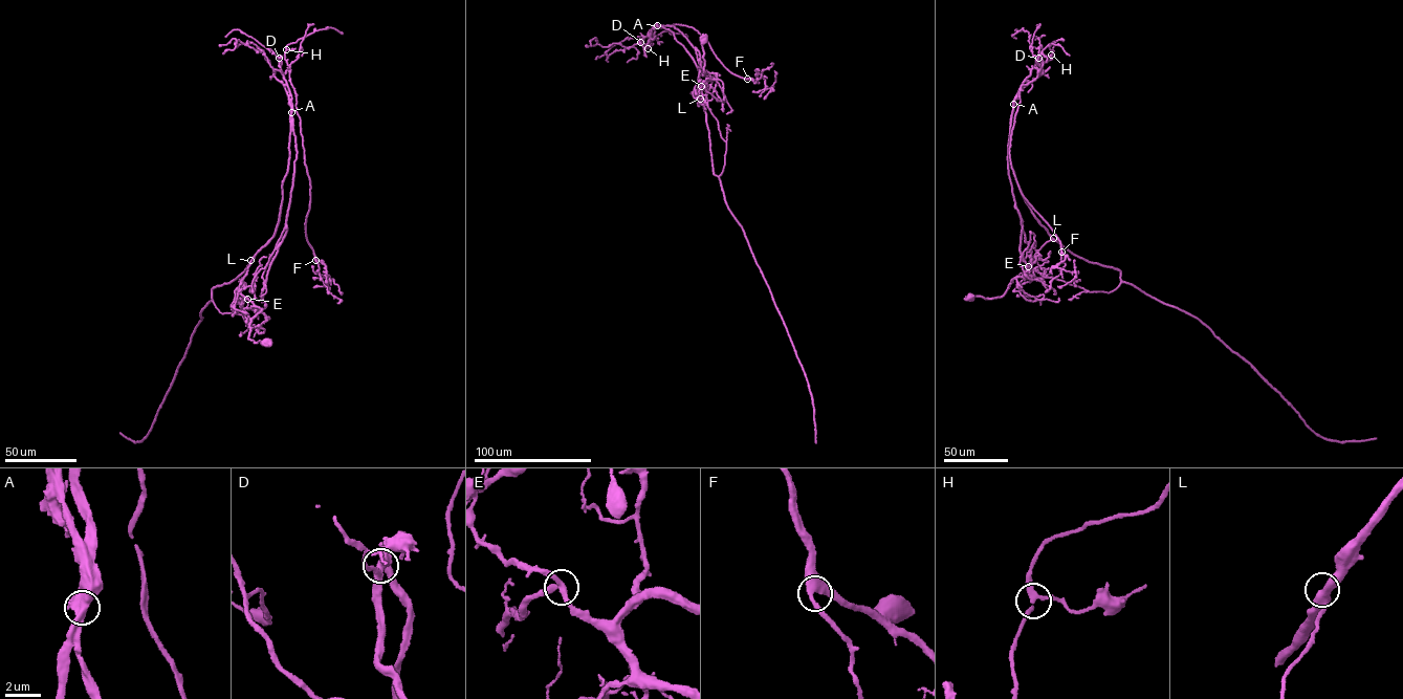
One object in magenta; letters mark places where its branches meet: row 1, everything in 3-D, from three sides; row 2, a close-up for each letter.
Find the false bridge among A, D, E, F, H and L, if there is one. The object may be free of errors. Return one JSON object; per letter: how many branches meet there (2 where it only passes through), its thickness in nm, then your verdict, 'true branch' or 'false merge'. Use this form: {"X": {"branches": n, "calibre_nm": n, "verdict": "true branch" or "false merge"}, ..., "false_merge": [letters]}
{"A": {"branches": 4, "calibre_nm": 550, "verdict": "false merge"}, "D": {"branches": 3, "calibre_nm": 360, "verdict": "true branch"}, "E": {"branches": 3, "calibre_nm": 240, "verdict": "true branch"}, "F": {"branches": 3, "calibre_nm": 400, "verdict": "true branch"}, "H": {"branches": 3, "calibre_nm": 240, "verdict": "true branch"}, "L": {"branches": 3, "calibre_nm": 420, "verdict": "true branch"}, "false_merge": ["A"]}

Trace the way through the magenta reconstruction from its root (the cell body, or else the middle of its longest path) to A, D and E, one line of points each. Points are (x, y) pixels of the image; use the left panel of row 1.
A: (264, 342), (248, 339), (249, 323), (261, 310), (253, 302), (261, 299), (287, 228), (297, 153), (291, 112)
D: (264, 342), (248, 339), (262, 309), (253, 302), (261, 299), (286, 232), (297, 153), (279, 58)
E: (264, 342), (255, 343), (248, 339), (250, 320), (262, 309), (247, 299)

